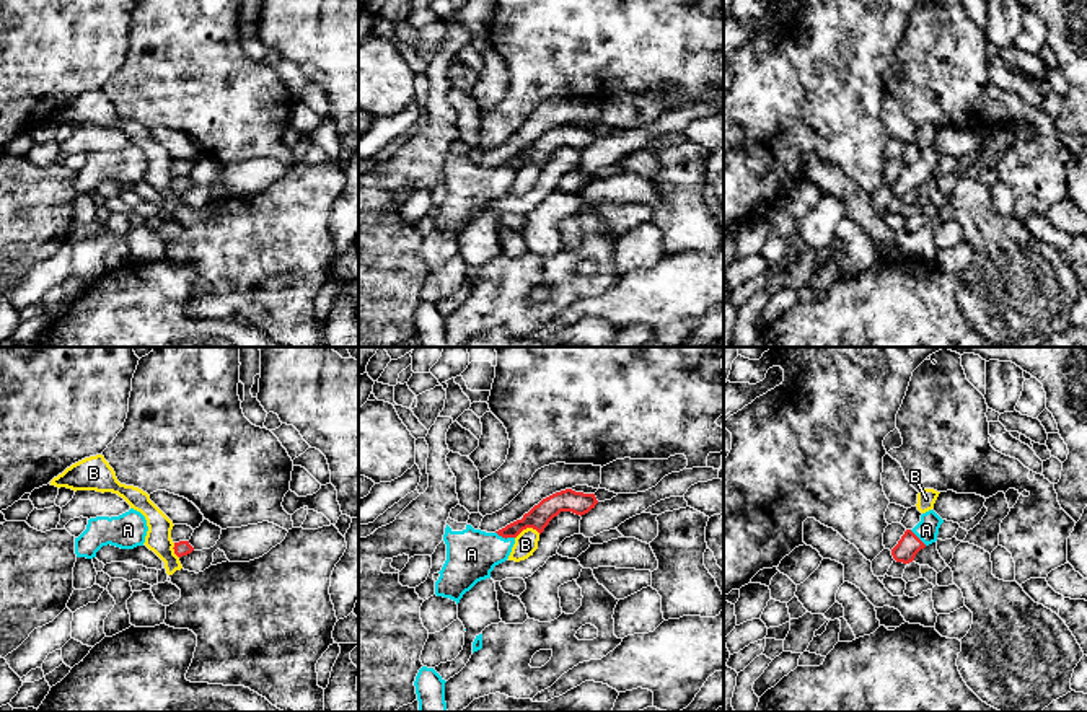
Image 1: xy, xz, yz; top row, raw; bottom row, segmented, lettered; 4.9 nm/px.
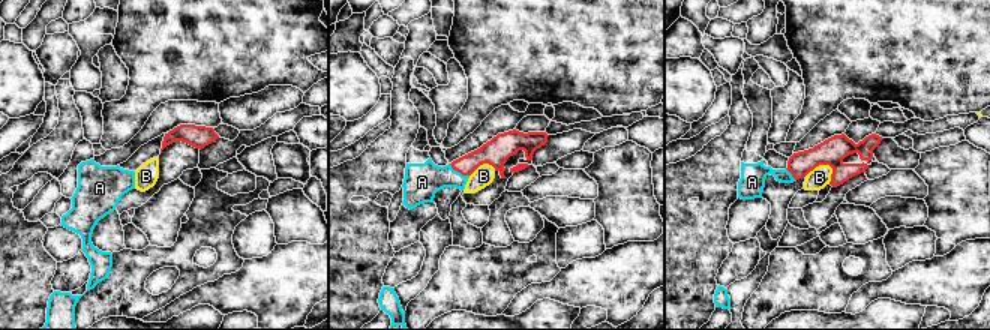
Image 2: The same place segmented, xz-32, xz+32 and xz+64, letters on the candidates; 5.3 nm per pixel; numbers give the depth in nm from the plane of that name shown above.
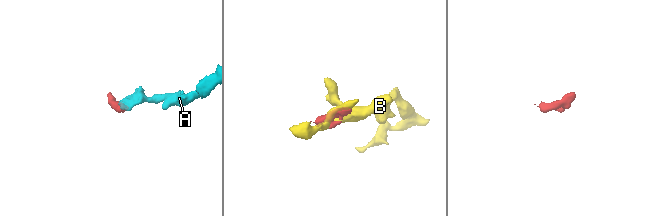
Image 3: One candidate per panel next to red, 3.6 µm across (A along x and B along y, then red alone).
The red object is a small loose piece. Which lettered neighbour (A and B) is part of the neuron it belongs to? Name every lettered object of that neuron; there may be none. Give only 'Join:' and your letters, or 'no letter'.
Join: A

